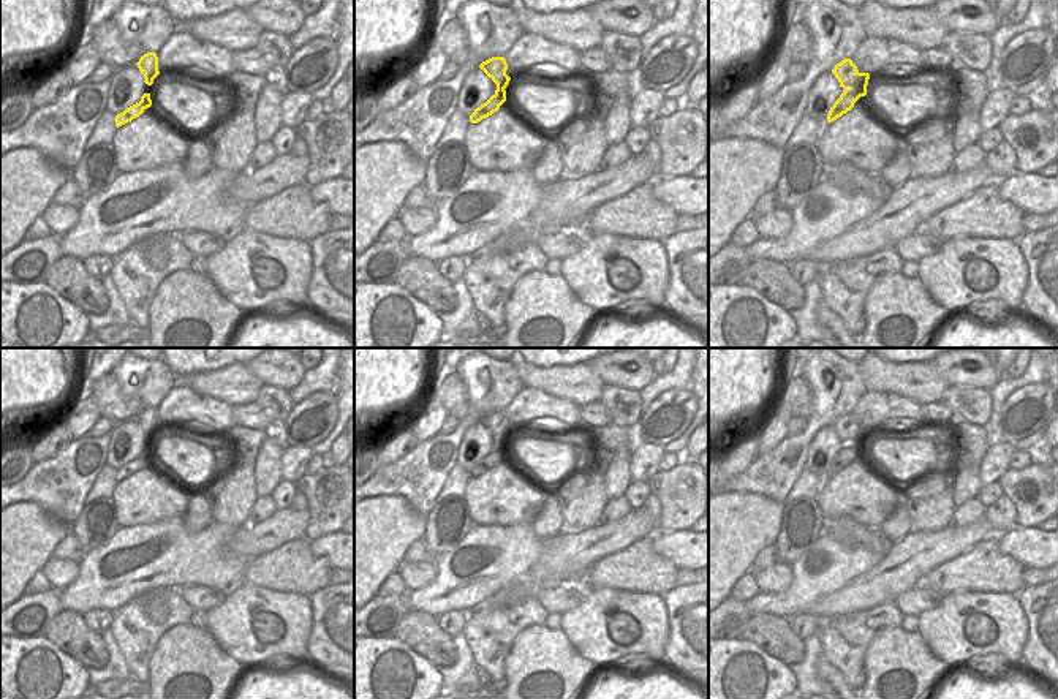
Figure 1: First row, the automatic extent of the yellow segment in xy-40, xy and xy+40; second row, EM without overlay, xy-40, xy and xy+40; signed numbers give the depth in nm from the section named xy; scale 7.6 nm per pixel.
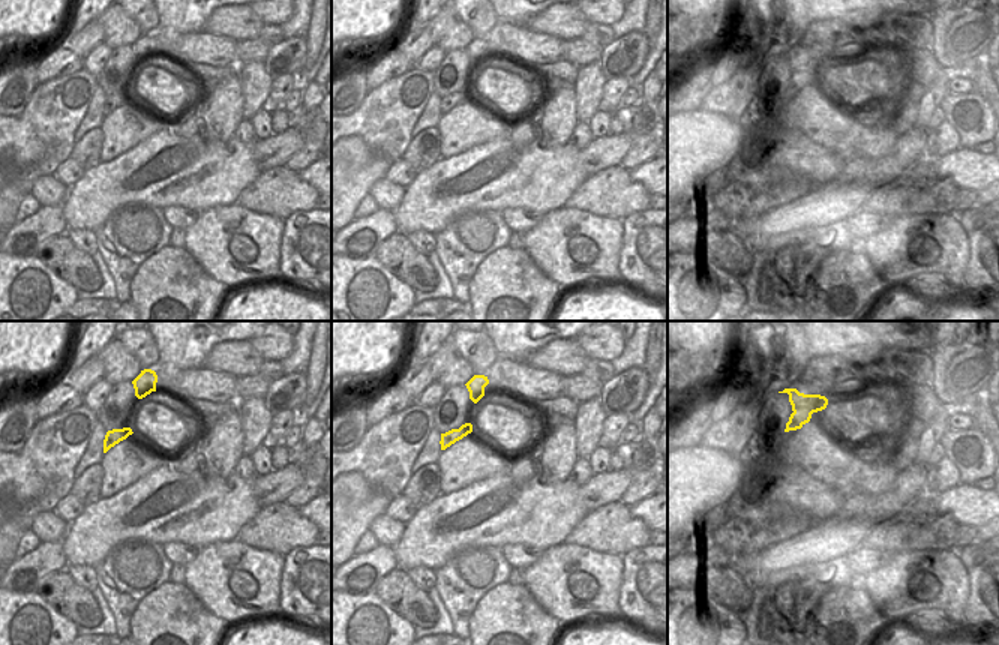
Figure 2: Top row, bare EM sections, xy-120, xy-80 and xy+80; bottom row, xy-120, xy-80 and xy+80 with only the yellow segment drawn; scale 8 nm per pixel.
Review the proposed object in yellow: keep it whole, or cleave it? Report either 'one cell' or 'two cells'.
two cells

